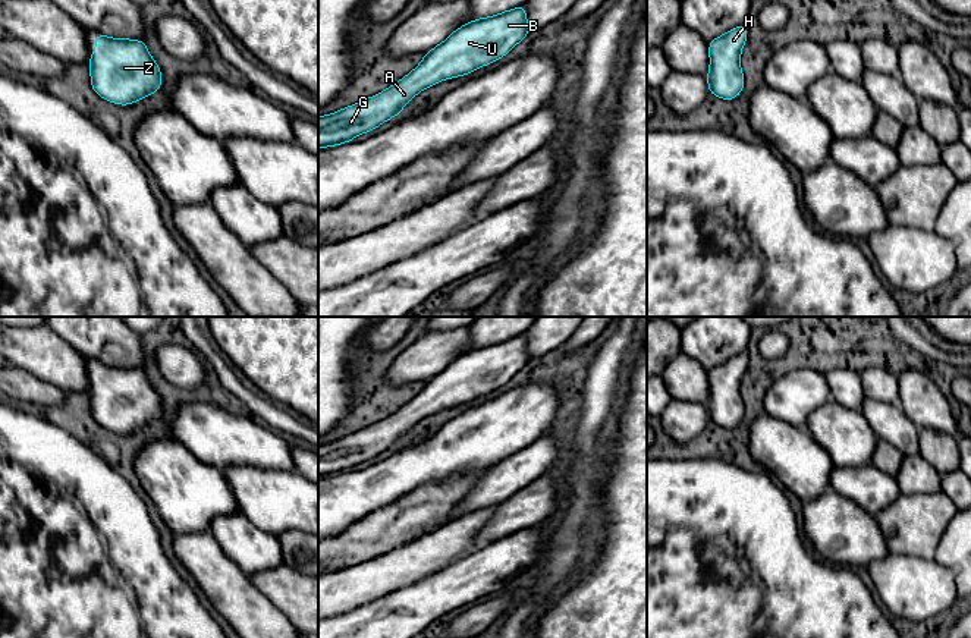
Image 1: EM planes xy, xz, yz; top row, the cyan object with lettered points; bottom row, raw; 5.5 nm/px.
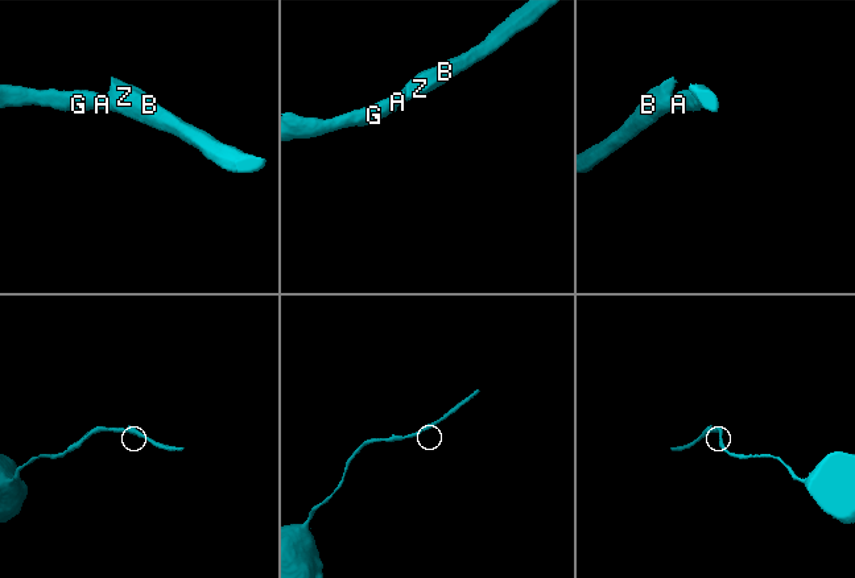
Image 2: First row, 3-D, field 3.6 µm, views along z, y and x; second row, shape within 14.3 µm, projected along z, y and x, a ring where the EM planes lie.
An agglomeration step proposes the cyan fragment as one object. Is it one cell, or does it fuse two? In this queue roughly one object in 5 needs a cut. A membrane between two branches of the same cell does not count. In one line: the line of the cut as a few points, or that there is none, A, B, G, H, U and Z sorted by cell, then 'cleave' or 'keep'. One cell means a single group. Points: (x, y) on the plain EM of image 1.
no cut | A B G H U Z | keep

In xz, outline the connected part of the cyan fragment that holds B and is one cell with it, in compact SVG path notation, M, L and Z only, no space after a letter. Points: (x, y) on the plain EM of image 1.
M522 333L494 345L469 349L424 381L421 392L392 415L331 443L318 444L318 477L351 471L397 446L422 418L497 390L531 358L527 336Z

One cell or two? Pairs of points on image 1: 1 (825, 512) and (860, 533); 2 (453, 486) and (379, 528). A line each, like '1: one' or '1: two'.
1: one
2: one

